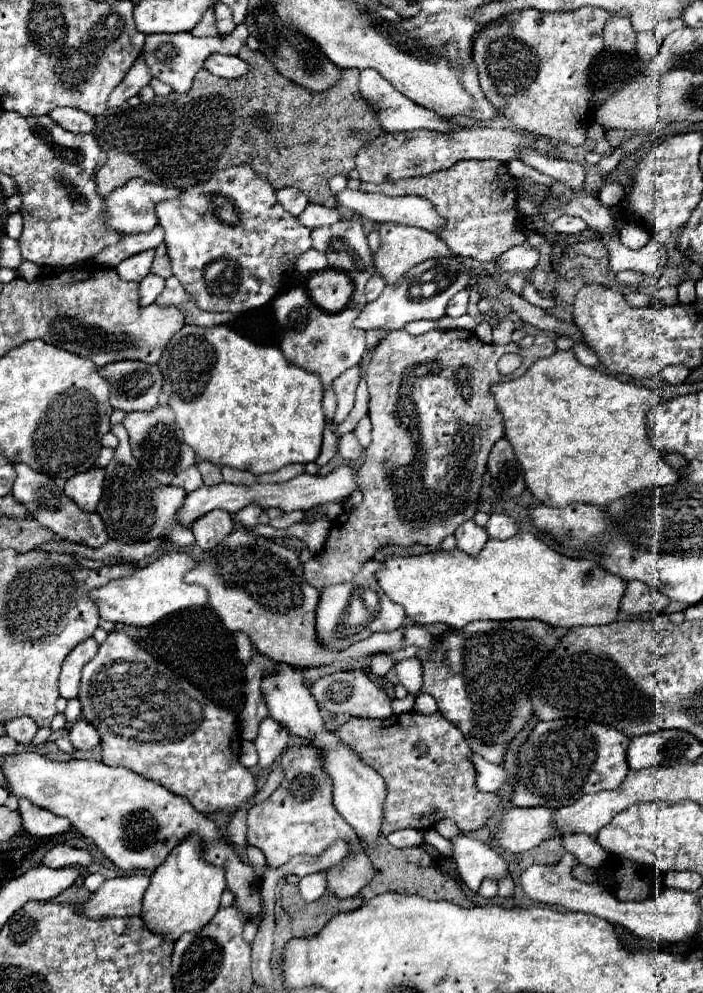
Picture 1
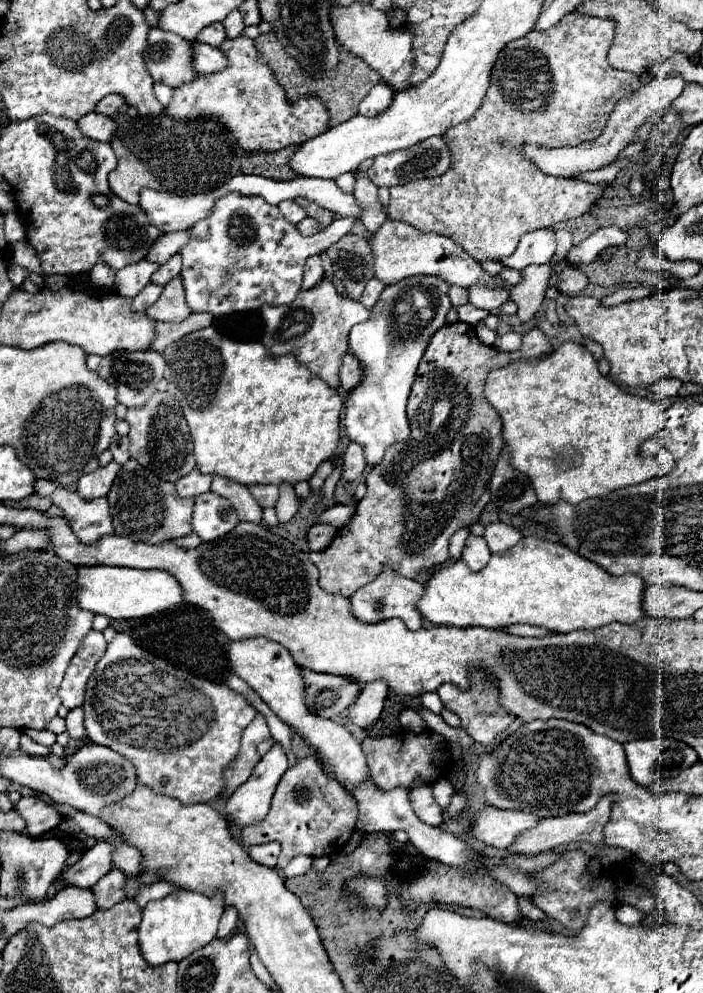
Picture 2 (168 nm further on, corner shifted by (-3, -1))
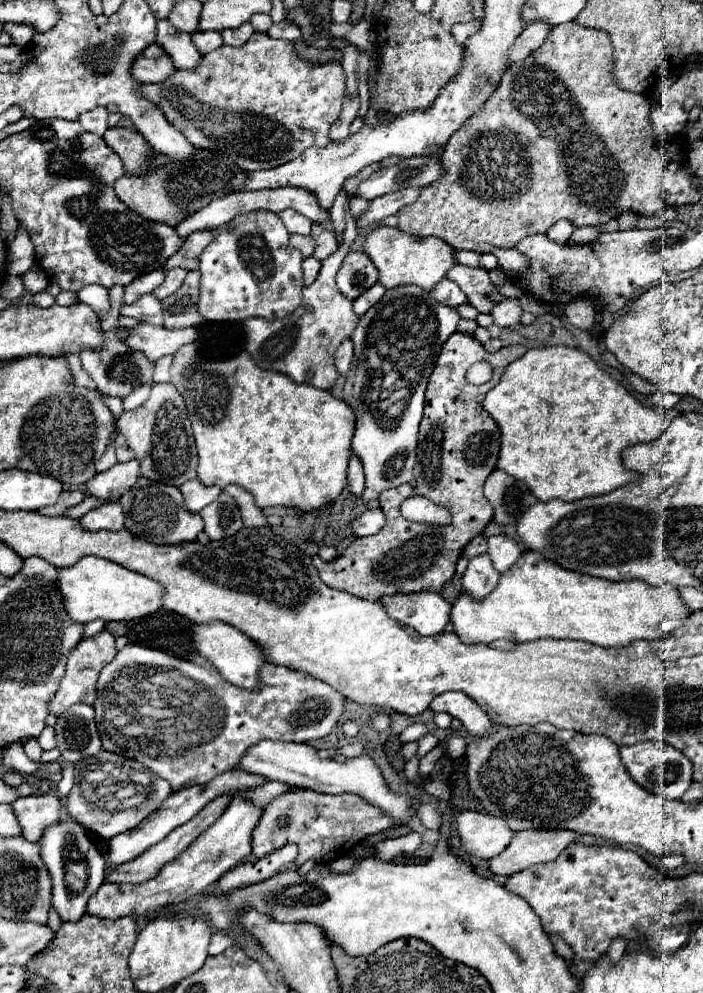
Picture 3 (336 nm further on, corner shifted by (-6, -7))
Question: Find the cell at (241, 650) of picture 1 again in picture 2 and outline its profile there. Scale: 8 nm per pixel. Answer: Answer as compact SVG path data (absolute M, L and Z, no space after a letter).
M252 637L252 639L238 639L230 641L226 647L226 659L232 667L232 671L244 679L250 689L254 689L262 701L290 727L294 727L302 739L324 757L324 761L334 769L338 783L350 791L354 785L366 781L370 777L370 769L366 763L366 757L362 753L360 743L346 731L346 727L312 715L304 707L304 679L300 675L300 667L294 663L288 649L278 645L276 641L270 641L266 637Z

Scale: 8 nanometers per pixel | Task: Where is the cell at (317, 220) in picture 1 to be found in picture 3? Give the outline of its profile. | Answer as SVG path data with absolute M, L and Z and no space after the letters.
M291 235L291 243L303 253L303 257L311 257L315 251L315 241L311 235Z

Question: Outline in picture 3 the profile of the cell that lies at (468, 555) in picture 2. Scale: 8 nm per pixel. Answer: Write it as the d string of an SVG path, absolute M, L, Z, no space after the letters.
M487 553L469 559L467 571L463 573L463 589L473 597L485 597L497 585L499 573L495 571Z

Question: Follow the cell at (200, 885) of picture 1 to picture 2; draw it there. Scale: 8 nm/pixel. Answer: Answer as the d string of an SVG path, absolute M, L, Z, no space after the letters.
M182 889L168 895L166 899L150 901L142 911L142 923L138 927L138 945L144 961L150 967L160 967L168 961L178 963L190 953L194 953L194 949L208 945L216 939L216 929L222 911L224 901L220 893L216 897L206 897L202 893Z

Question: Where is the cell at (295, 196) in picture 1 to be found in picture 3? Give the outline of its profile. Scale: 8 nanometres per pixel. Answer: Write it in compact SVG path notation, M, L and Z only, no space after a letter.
M285 209L279 213L279 217L283 219L285 227L289 233L301 233L301 235L309 235L311 231L311 221L305 219L305 215L293 211L293 209Z

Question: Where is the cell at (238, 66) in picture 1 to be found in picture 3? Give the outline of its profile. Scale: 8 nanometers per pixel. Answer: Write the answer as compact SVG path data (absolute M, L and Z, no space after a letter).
M167 19L157 21L157 43L165 47L177 69L195 69L203 59L191 41L191 35L177 31Z

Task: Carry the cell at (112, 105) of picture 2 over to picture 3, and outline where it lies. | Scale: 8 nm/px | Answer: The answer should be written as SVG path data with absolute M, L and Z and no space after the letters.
M97 107L95 111L81 115L79 123L85 127L85 131L91 131L95 135L103 135L105 129L107 129L107 119L109 119L107 107Z

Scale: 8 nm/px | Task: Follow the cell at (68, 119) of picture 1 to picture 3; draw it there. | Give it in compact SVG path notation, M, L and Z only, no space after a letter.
M111 127L105 131L103 139L121 157L127 173L141 173L149 169L151 145L143 139L141 133L125 127Z

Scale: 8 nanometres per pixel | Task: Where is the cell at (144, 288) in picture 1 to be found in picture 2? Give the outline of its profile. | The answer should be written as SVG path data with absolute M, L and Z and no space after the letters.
M148 283L134 299L132 299L132 309L134 311L146 311L150 305L154 305L158 301L162 293L162 287L160 285L154 285L154 283Z

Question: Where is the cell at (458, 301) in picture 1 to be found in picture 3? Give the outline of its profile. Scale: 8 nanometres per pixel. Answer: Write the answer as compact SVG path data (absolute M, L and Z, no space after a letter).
M443 279L437 287L435 287L435 291L431 293L439 303L445 303L445 305L451 305L451 307L459 307L459 305L463 305L467 299L465 299L465 295L463 295L463 291L451 281L451 279Z

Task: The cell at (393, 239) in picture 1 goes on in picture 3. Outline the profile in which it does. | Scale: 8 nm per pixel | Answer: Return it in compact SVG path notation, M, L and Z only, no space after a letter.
M375 227L365 239L365 253L379 271L379 283L387 289L399 285L419 285L433 291L435 285L457 265L455 249L437 237L415 237L399 231L397 227Z

